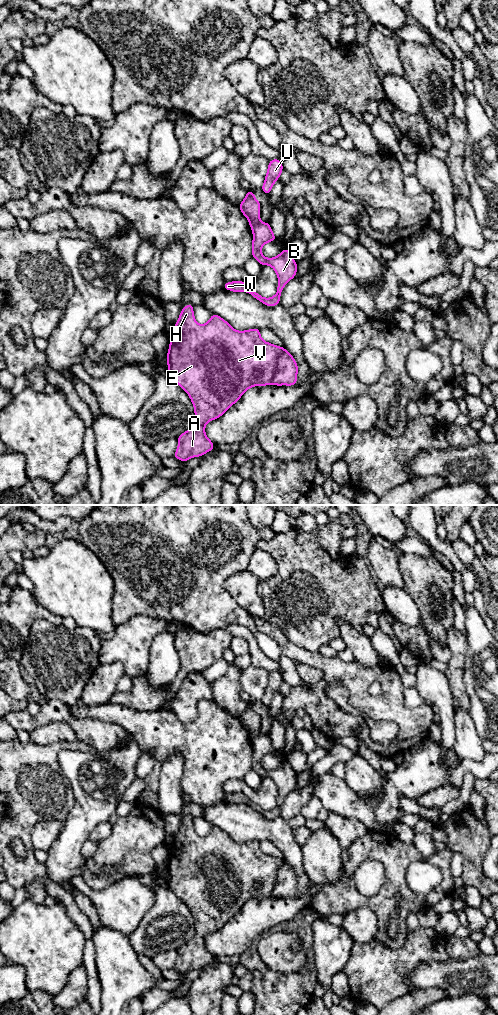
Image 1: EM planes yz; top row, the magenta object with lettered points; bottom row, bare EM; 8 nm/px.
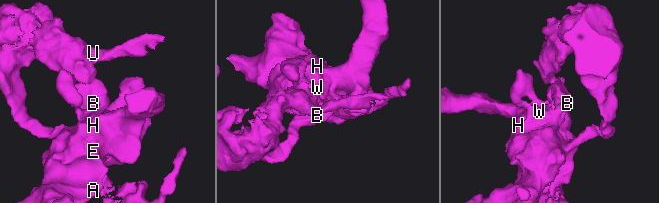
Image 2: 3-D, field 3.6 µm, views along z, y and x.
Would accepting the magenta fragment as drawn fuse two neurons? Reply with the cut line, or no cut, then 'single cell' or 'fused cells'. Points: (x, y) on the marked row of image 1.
cut yz (285, 350), (278, 359), (277, 369), (271, 383); fused cells

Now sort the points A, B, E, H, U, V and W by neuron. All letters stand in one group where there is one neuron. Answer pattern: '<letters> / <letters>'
A B E H V W / U

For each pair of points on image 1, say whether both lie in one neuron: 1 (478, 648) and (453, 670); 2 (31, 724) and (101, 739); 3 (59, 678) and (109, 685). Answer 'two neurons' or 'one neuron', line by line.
1: two neurons
2: one neuron
3: two neurons

